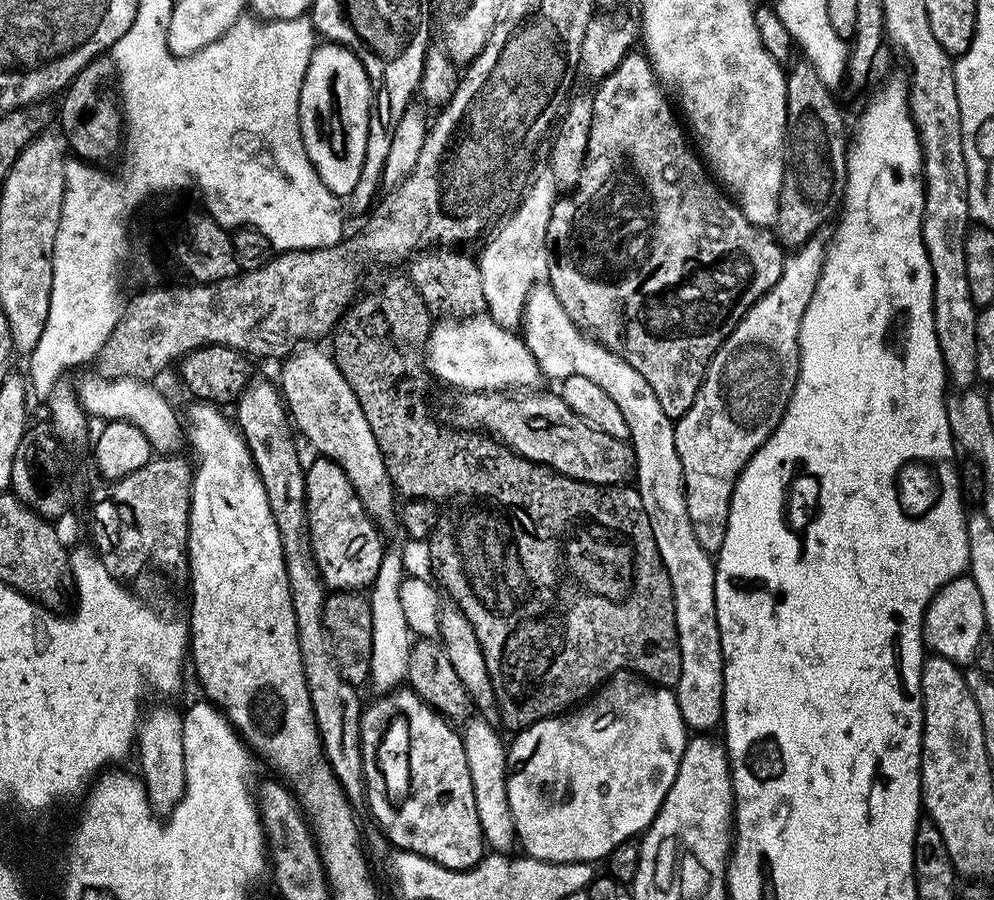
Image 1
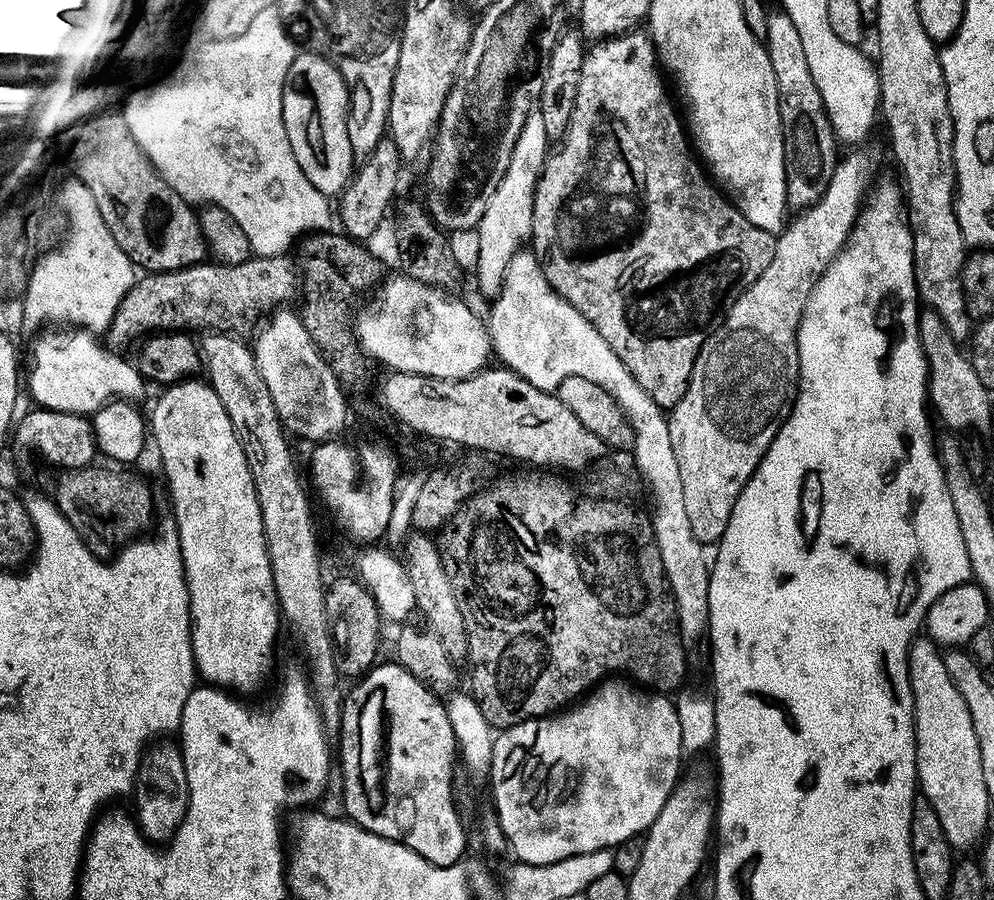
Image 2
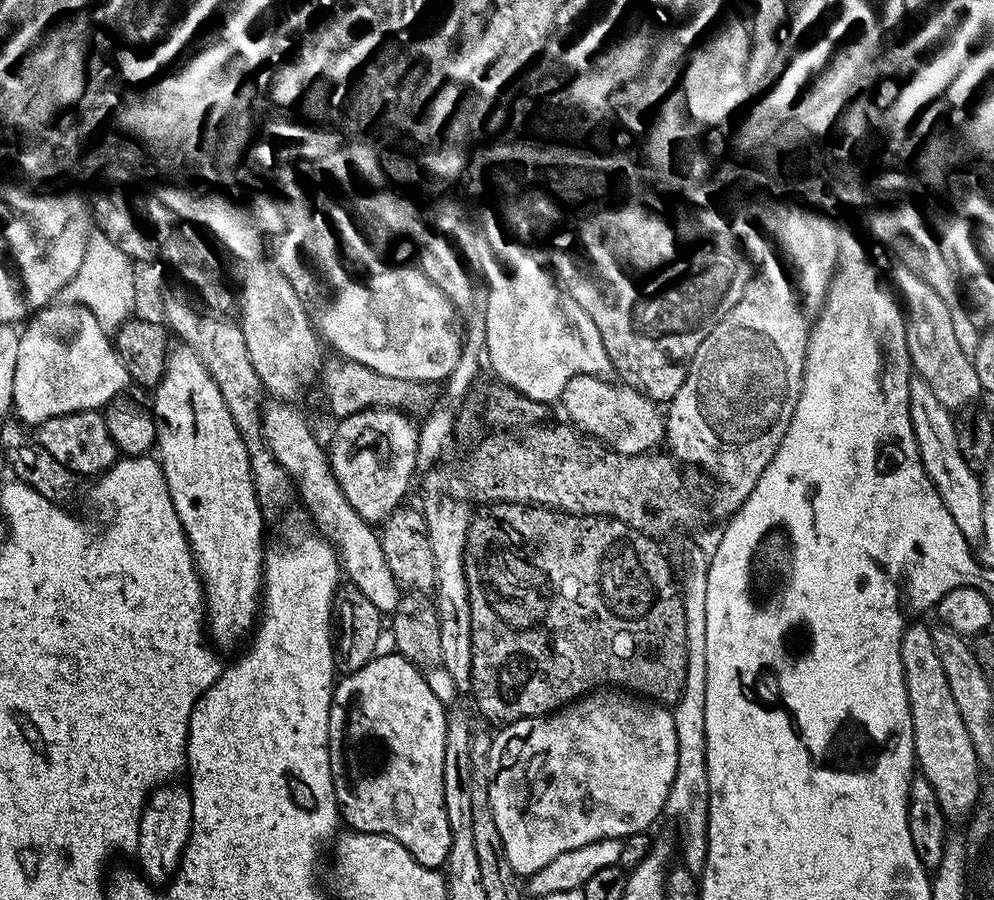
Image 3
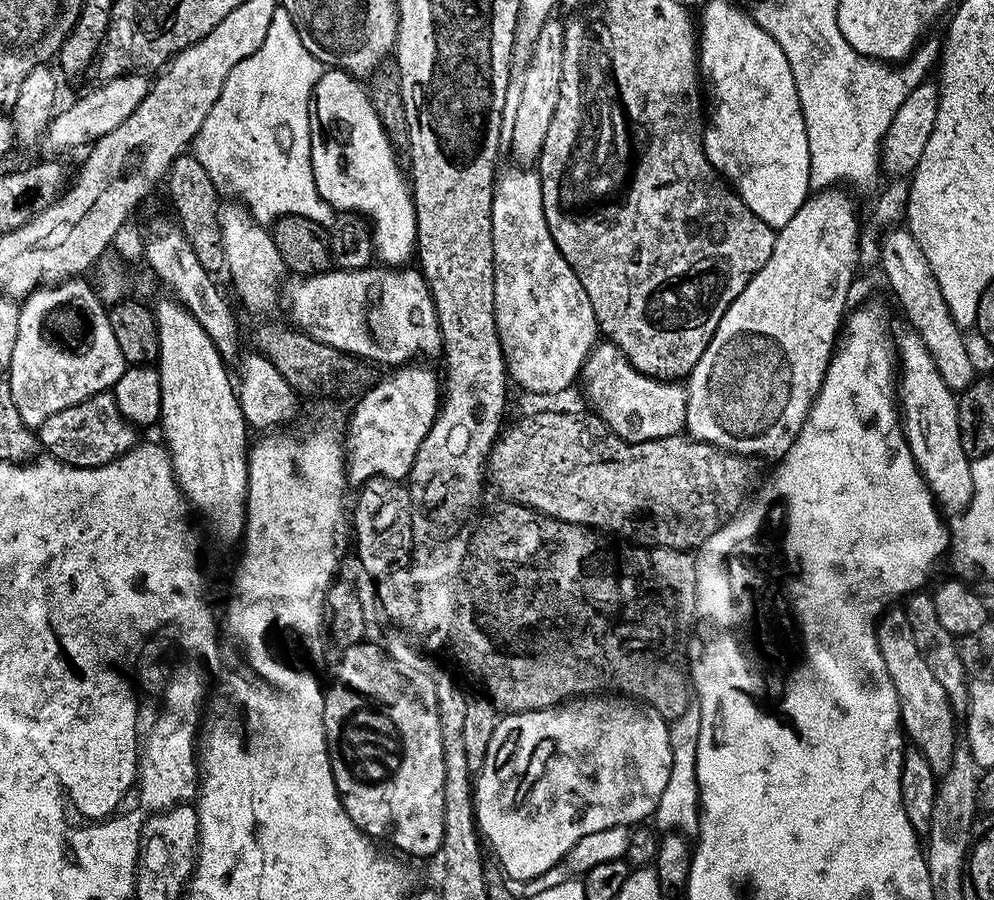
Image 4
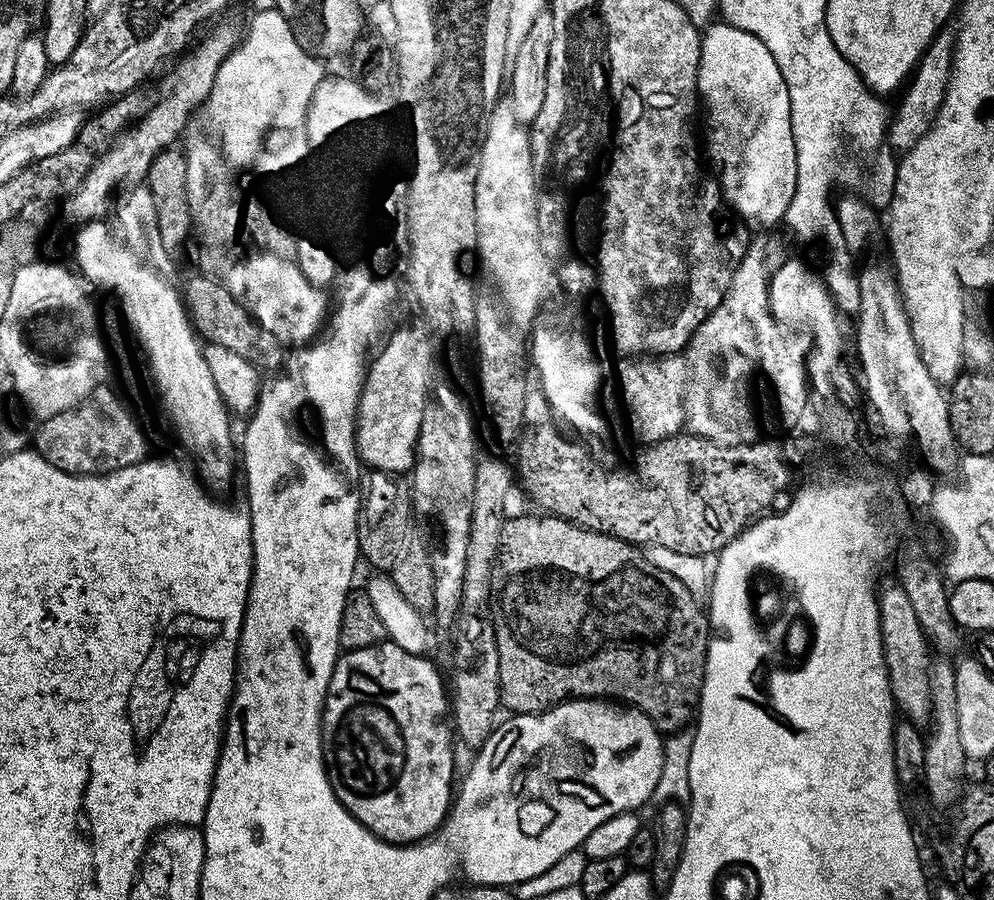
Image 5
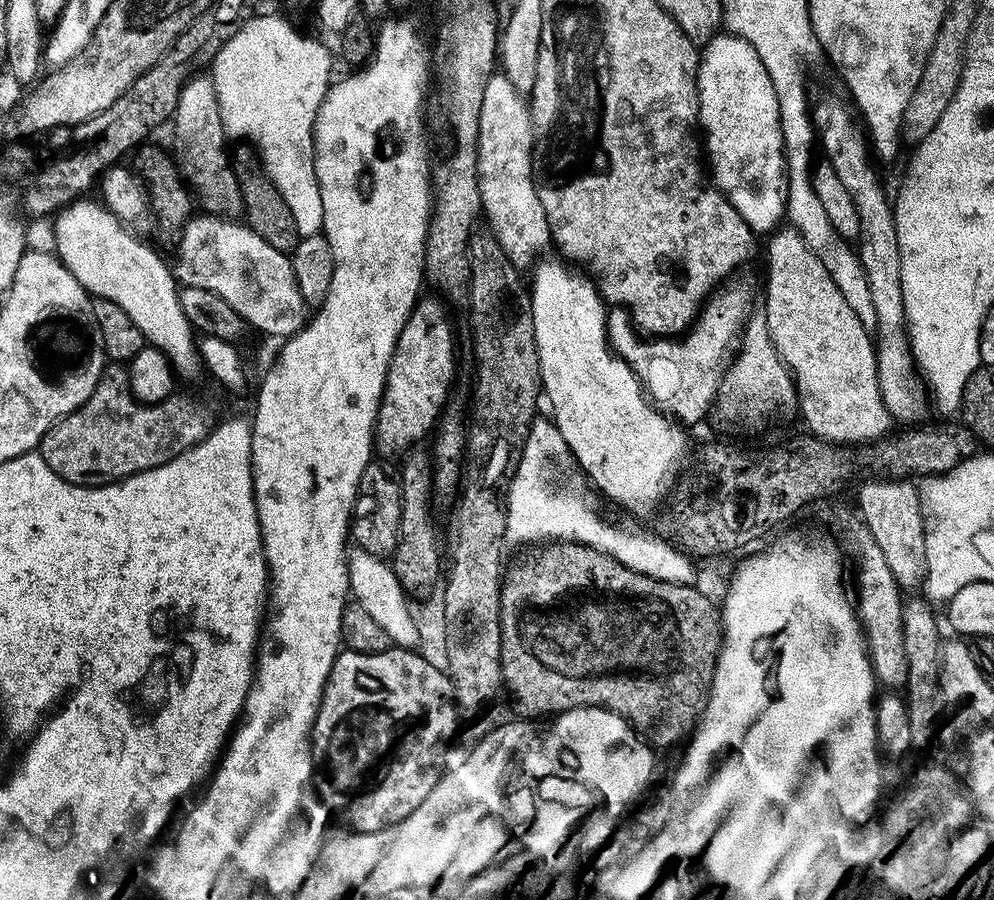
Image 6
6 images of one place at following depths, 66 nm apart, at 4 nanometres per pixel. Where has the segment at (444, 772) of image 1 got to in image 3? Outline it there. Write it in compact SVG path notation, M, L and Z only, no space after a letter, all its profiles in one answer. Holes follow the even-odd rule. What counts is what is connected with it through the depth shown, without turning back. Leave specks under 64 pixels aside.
M377 654L366 666L339 677L328 719L328 757L339 815L349 829L394 838L418 863L443 869L451 850L451 830L443 802L443 762L448 712L434 696L425 673L405 656Z

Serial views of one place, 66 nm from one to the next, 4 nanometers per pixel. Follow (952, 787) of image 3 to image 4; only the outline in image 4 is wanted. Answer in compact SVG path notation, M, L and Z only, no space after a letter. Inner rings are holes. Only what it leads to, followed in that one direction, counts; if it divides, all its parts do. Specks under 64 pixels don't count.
M900 628L892 637L887 637L883 645L884 660L888 663L888 673L894 682L894 690L900 703L900 723L907 739L926 758L933 771L943 774L951 764L952 755L958 741L954 707L948 701L947 690L934 676L928 661L928 653L921 638L915 631Z

